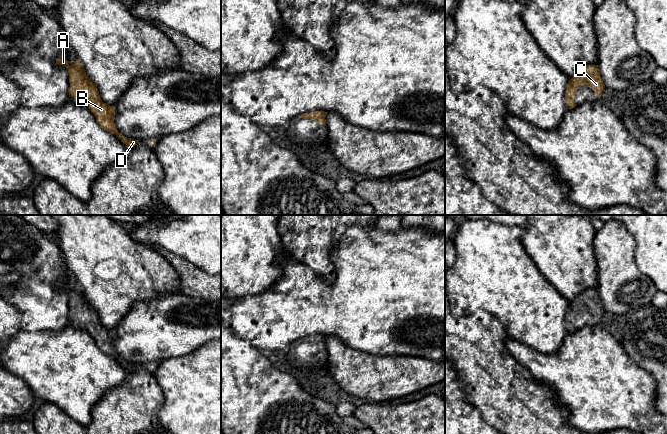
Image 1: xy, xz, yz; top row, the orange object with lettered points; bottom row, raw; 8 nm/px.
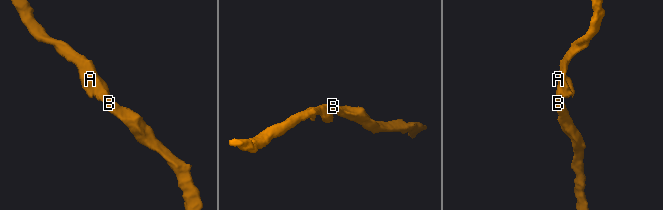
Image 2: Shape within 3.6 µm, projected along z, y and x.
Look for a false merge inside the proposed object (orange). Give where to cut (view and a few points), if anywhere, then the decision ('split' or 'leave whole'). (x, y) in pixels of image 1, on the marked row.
cut none; leave whole

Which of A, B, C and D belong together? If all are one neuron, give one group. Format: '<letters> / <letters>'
A B C D

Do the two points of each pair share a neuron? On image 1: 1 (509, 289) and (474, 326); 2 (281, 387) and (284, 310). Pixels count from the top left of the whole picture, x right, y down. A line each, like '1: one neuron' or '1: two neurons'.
1: two neurons
2: two neurons

